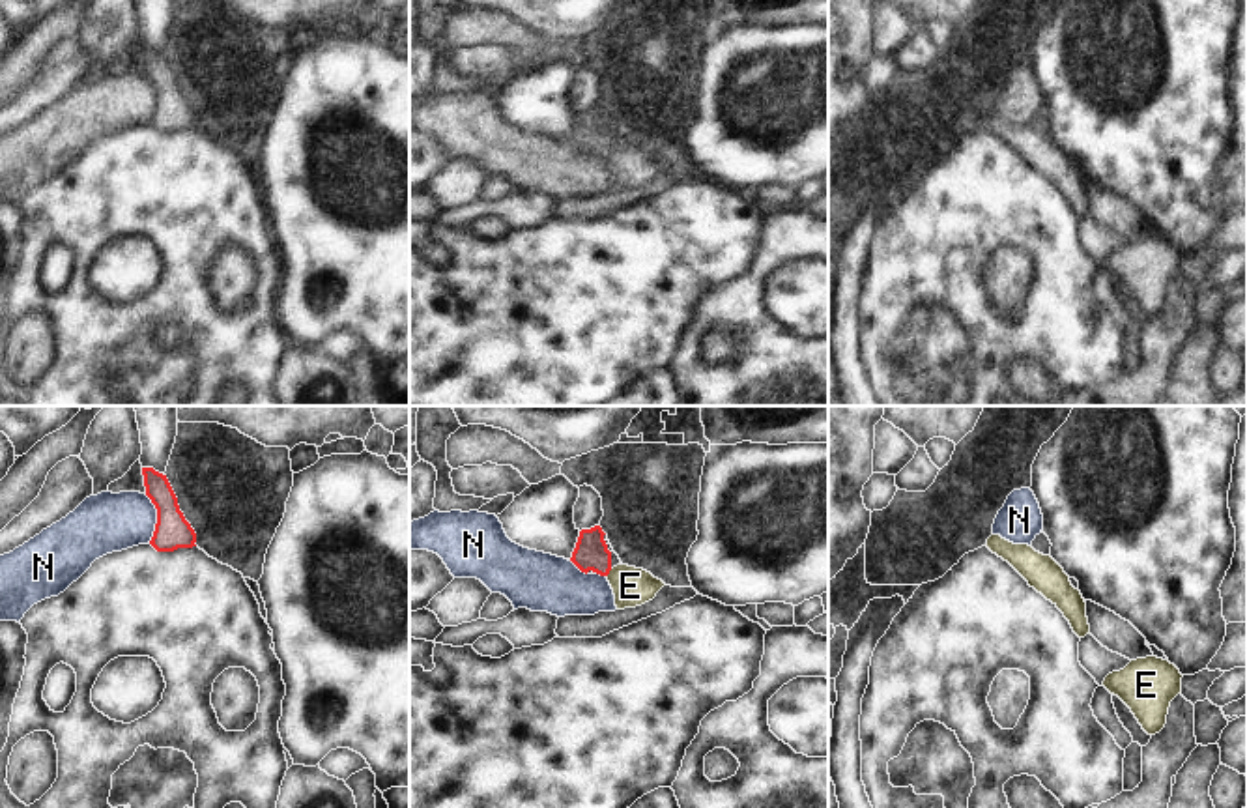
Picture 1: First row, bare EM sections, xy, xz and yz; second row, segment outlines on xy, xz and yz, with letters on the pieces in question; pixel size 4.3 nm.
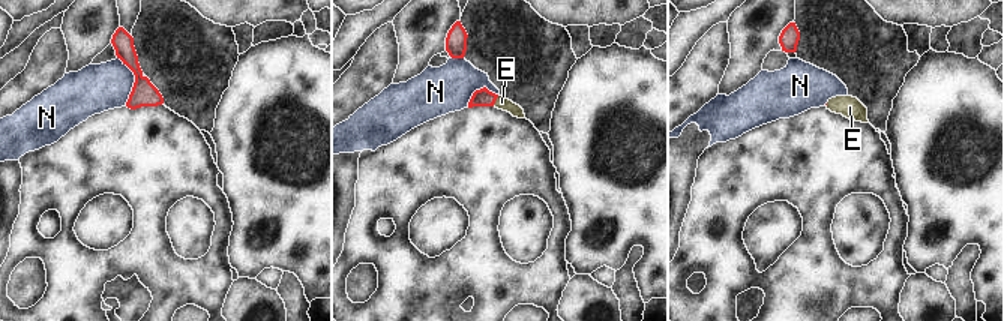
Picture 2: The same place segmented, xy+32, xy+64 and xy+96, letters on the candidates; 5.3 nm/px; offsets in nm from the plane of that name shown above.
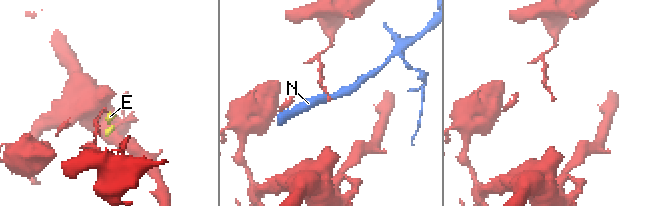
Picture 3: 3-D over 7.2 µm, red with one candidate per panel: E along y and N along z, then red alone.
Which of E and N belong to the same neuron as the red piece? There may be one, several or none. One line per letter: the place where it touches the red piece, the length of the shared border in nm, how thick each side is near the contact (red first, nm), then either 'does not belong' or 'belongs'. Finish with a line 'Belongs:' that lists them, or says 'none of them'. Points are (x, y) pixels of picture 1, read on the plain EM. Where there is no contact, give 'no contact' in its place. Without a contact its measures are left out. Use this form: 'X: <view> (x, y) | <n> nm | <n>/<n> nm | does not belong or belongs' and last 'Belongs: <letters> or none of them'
E: xz (608, 154) | 50 nm | 150/160 nm | belongs
N: xy (157, 100) | 220 nm | 150/260 nm | does not belong
Belongs: E

